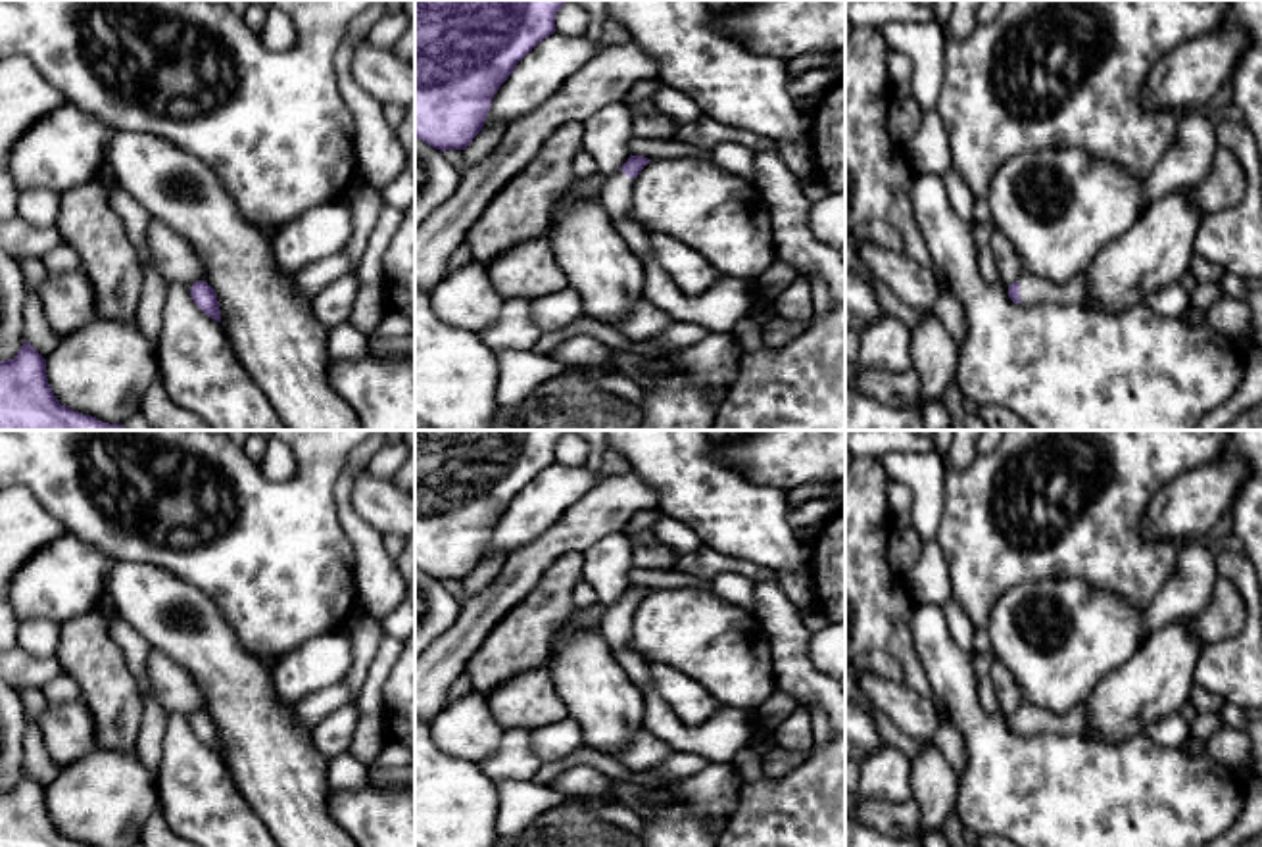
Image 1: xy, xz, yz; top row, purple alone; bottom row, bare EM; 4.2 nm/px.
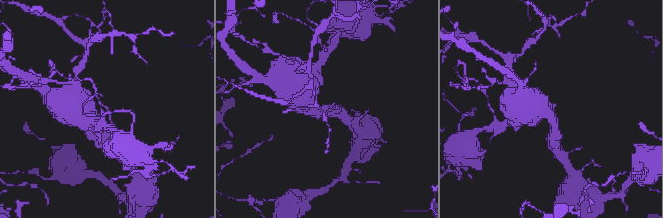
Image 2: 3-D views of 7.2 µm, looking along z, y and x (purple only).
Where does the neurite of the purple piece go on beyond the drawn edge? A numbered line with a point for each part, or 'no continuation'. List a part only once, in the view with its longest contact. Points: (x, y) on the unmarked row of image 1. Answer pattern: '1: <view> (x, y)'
1: yz (1034, 721)

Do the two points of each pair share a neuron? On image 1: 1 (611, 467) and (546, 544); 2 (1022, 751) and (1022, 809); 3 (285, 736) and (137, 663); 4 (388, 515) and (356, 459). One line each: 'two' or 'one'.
1: two
2: one
3: two
4: two

